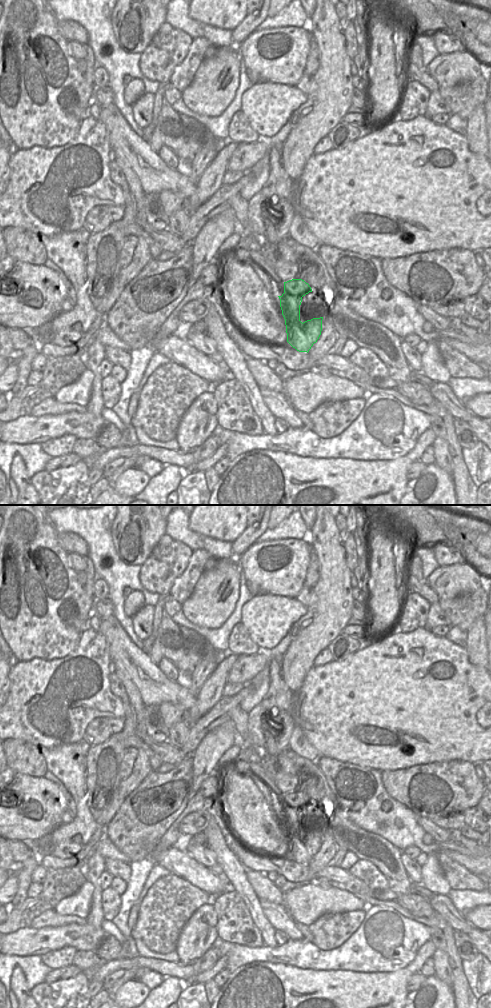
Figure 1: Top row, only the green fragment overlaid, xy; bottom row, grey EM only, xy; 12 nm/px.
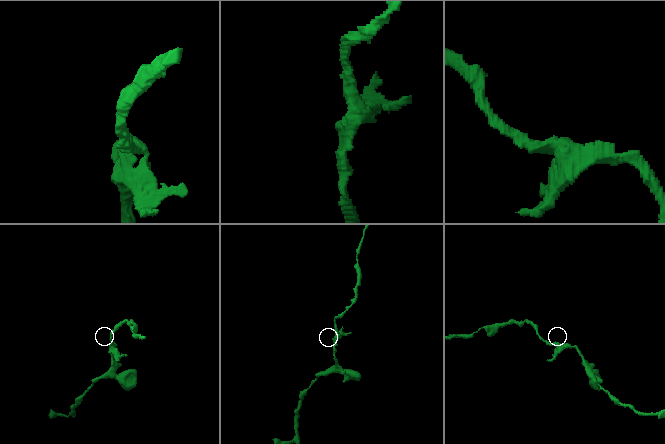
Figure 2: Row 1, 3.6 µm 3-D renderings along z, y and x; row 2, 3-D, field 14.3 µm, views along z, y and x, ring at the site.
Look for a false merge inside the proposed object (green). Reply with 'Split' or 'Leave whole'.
Split

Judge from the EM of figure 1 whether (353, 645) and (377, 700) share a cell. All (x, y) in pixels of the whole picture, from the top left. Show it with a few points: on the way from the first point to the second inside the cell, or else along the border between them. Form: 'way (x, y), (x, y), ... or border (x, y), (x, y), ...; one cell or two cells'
border (366, 643), (359, 649), (333, 660); two cells

